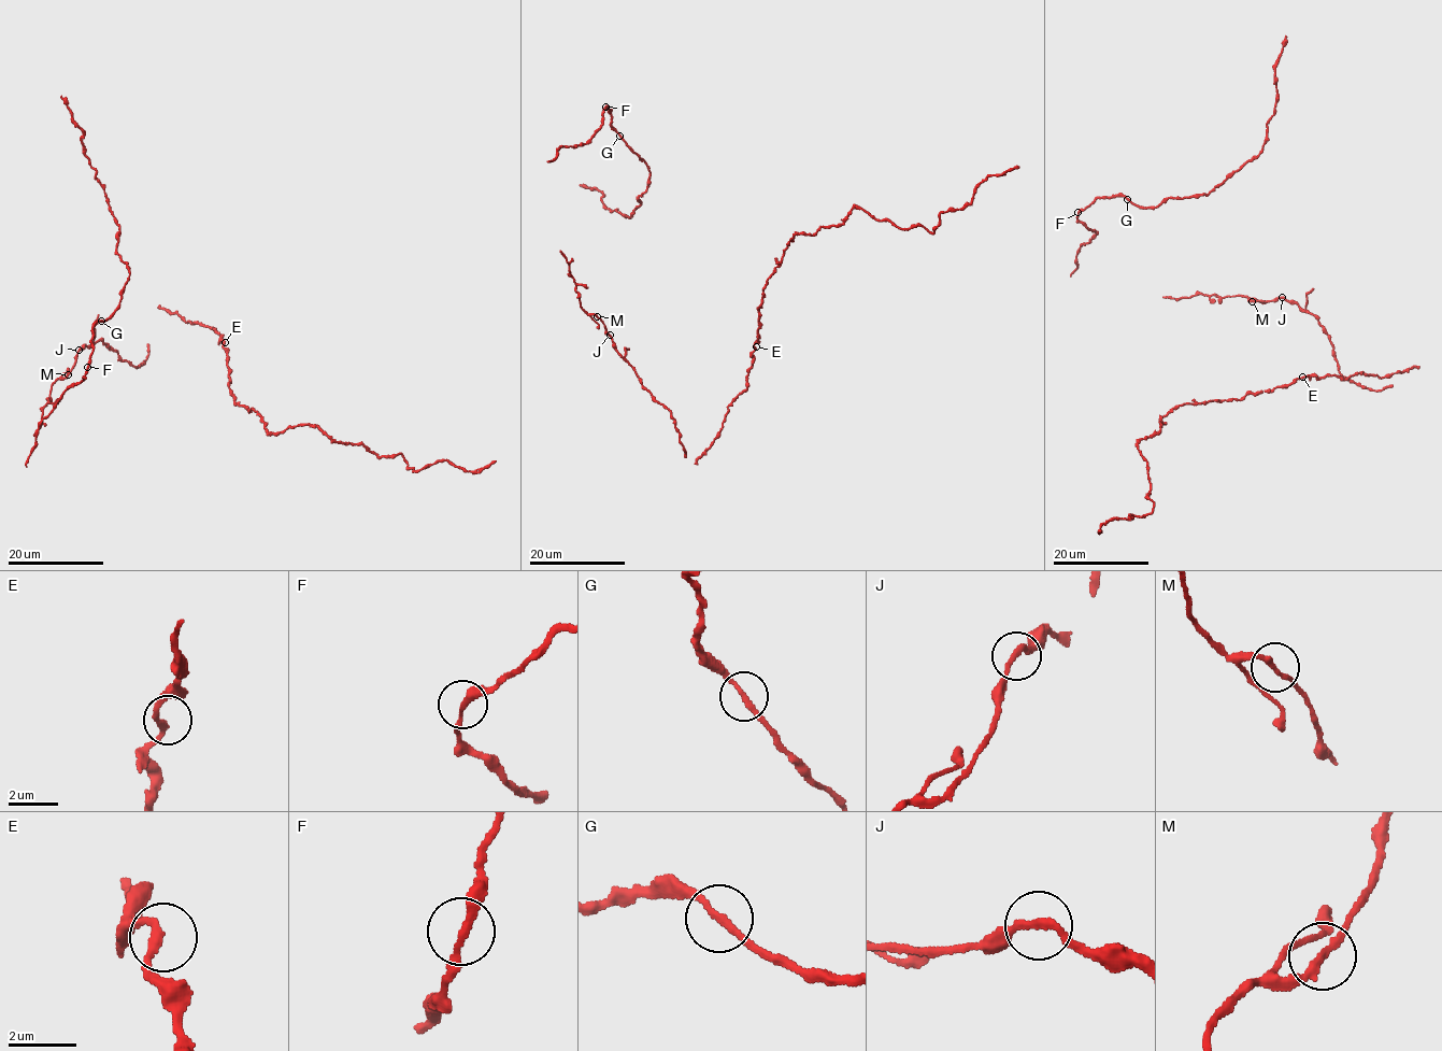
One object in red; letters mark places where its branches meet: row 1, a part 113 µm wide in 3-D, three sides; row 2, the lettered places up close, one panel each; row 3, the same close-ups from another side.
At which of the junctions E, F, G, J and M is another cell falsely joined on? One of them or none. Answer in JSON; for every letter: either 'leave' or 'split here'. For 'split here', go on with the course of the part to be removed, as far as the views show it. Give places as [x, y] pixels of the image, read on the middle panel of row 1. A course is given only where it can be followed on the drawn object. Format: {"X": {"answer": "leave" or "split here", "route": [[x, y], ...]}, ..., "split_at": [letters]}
{"E": {"answer": "leave"}, "F": {"answer": "leave"}, "G": {"answer": "leave"}, "J": {"answer": "leave"}, "M": {"answer": "split here", "route": [[597, 316], [580, 306], [569, 263], [560, 251]]}, "split_at": ["M"]}

